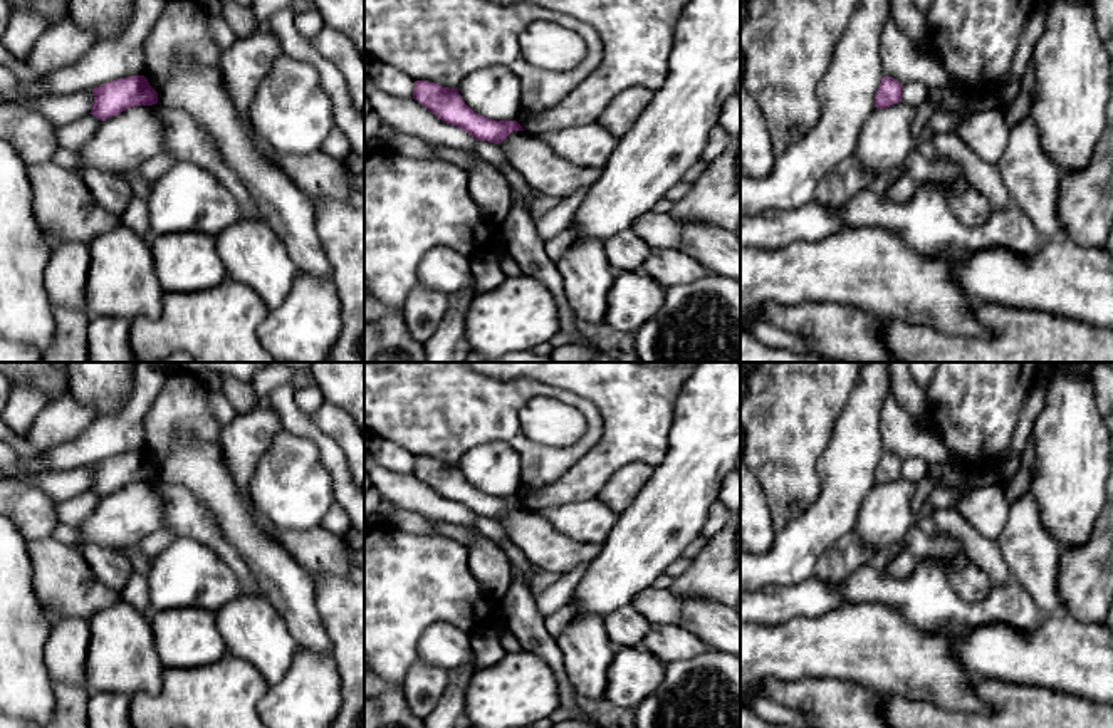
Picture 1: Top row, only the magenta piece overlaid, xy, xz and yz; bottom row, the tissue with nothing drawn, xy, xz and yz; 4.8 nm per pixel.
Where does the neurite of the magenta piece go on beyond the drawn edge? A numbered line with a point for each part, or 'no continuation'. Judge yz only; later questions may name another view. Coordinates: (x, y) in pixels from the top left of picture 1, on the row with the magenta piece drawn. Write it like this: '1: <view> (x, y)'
no continuation

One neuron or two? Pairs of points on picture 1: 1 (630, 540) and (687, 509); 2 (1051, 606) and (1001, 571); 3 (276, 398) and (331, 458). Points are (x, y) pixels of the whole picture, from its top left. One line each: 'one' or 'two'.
1: one
2: two
3: one

